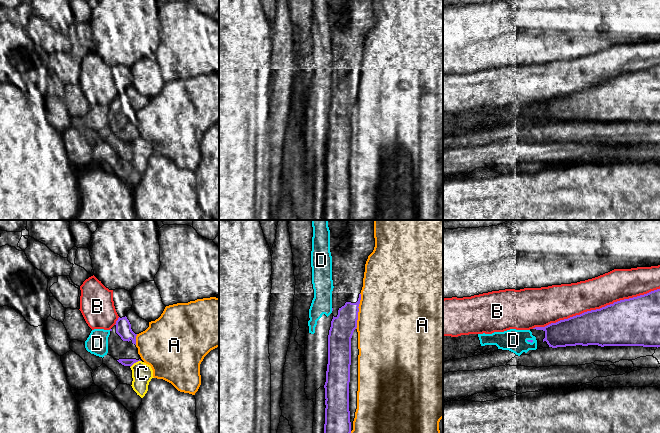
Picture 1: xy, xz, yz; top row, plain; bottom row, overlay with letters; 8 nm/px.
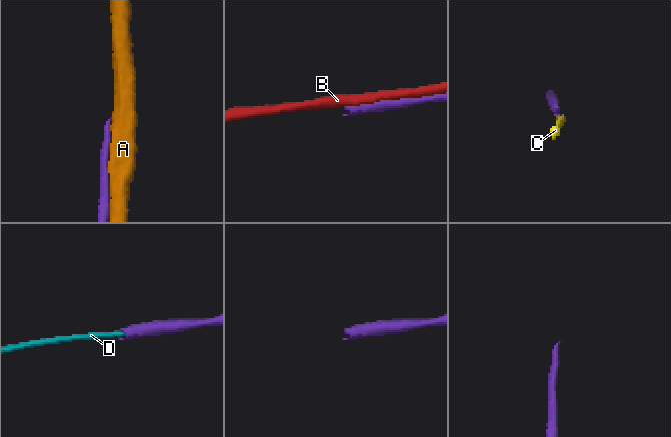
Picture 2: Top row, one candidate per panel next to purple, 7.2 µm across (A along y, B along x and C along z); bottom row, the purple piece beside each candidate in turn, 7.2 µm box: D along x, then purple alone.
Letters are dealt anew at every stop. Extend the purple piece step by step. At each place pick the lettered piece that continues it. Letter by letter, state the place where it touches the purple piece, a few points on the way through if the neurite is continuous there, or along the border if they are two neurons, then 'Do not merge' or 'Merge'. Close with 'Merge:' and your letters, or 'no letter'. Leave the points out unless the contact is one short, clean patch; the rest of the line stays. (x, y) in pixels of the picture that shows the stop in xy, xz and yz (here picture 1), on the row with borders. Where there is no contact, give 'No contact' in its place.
A: Touches purple at xz (358, 311). Do not merge
B: Touches purple at yz (596, 309). Do not merge
C: Touches purple at xy (135, 362). Do not merge
D: Touches purple at yz (530, 340). Do not merge
Merge: no letter

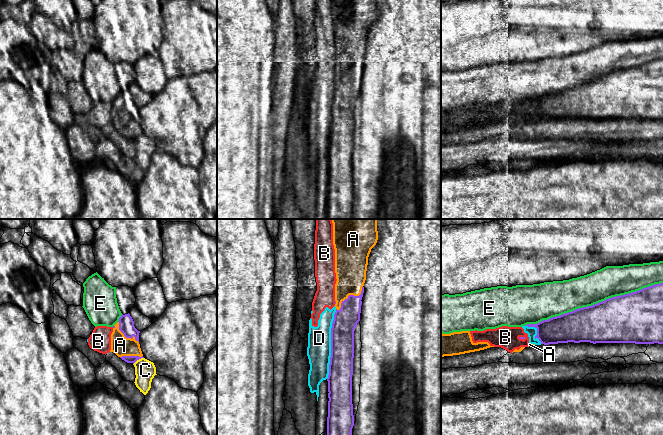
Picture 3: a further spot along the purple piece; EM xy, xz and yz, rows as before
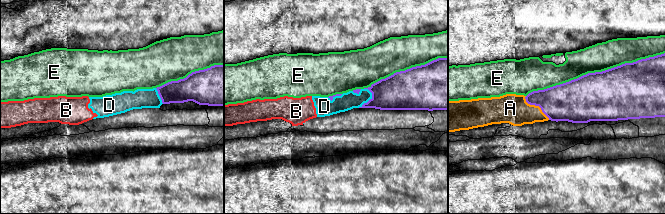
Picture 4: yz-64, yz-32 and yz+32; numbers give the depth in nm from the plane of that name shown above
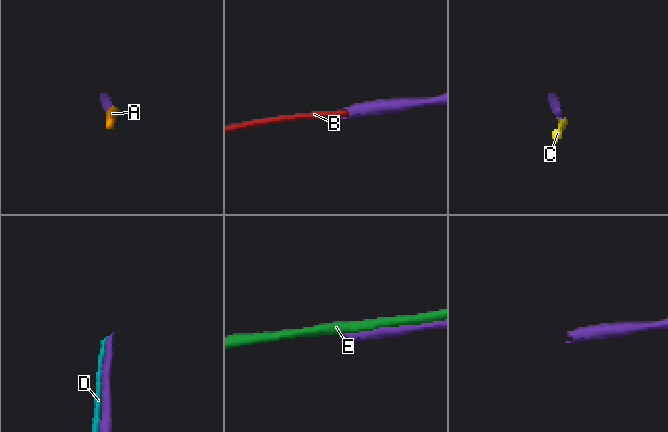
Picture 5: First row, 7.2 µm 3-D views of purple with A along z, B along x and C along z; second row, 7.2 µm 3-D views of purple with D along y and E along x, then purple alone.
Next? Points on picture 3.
A: Touches purple at xz (350, 295). Merge
B: Touches purple at yz (522, 337). Do not merge
C: Touches purple at xy (138, 359). Do not merge
D: Touches purple at xz (331, 344). Do not merge
E: Touches purple at yz (594, 304). Do not merge
Merge: A

